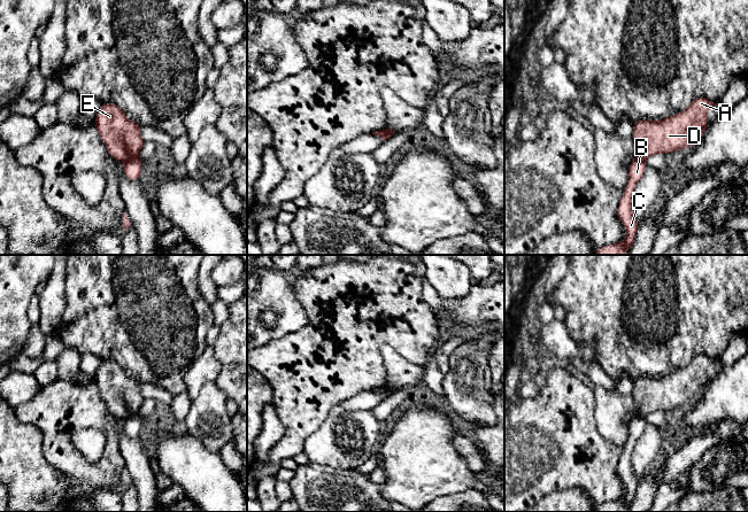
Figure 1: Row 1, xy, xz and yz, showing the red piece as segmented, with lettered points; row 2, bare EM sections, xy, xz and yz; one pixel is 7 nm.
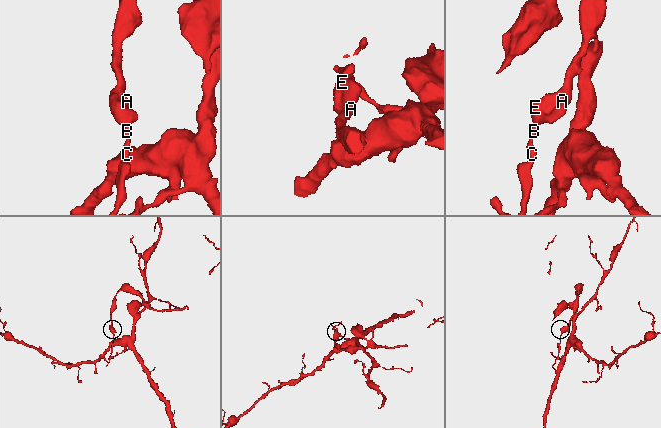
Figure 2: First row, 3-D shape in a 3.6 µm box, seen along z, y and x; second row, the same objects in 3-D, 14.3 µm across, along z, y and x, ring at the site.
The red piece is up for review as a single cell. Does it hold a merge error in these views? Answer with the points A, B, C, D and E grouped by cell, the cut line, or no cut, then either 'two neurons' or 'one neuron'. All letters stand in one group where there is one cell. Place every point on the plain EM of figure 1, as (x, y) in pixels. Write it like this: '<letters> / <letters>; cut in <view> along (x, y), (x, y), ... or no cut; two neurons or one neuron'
A D E / B C; cut in xy along (137, 413), (125, 419); two neurons

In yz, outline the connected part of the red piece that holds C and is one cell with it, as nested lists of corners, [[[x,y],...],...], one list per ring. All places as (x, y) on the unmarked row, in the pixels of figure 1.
[[[634,416],[629,425],[629,439],[617,466],[617,472],[626,487],[625,498],[602,504],[595,507],[595,512],[623,512],[633,503],[639,480],[632,470],[631,457],[633,448],[643,433],[646,425],[646,419],[639,416]]]

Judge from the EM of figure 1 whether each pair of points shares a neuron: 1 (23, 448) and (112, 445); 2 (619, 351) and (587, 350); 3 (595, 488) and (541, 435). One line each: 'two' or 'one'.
1: two
2: two
3: one

